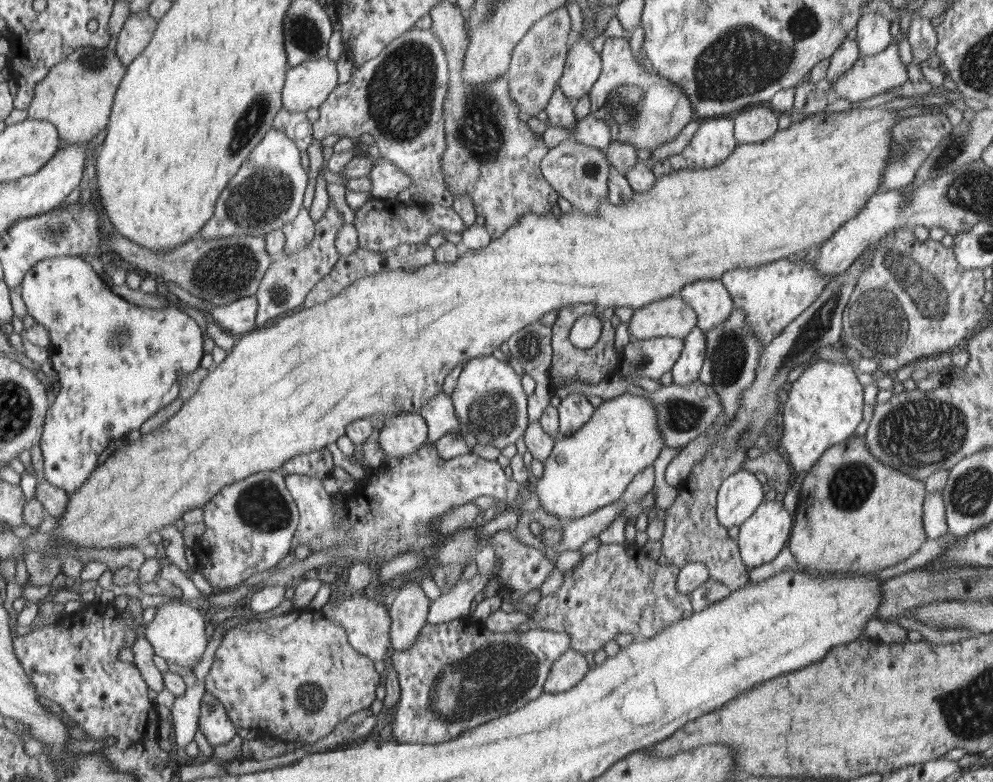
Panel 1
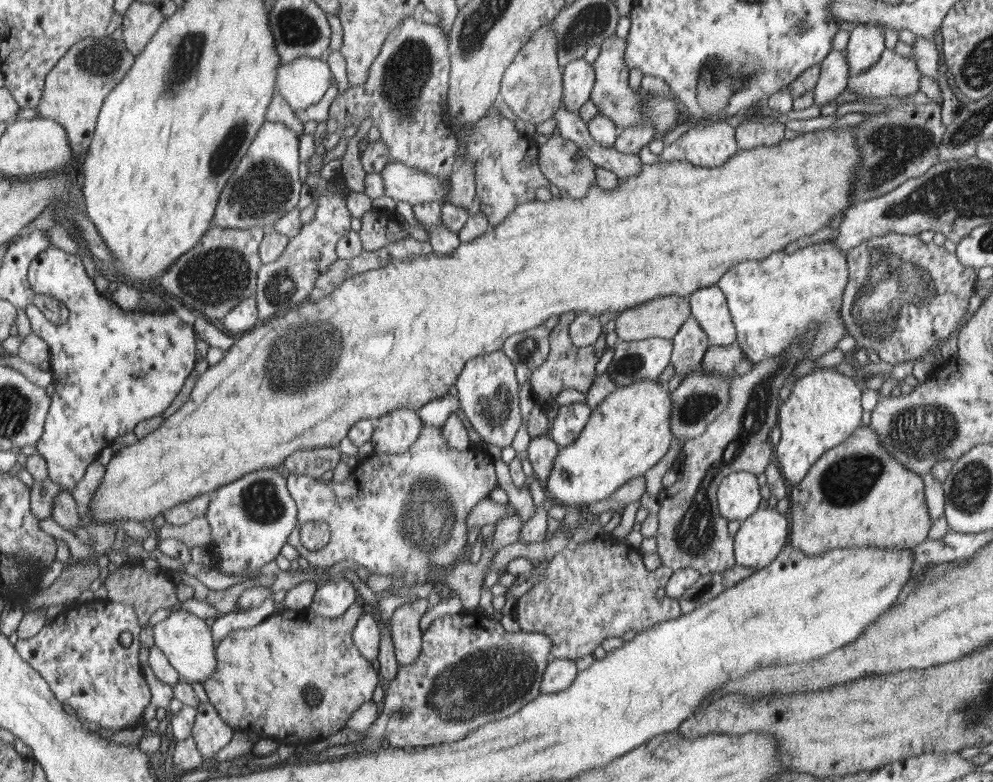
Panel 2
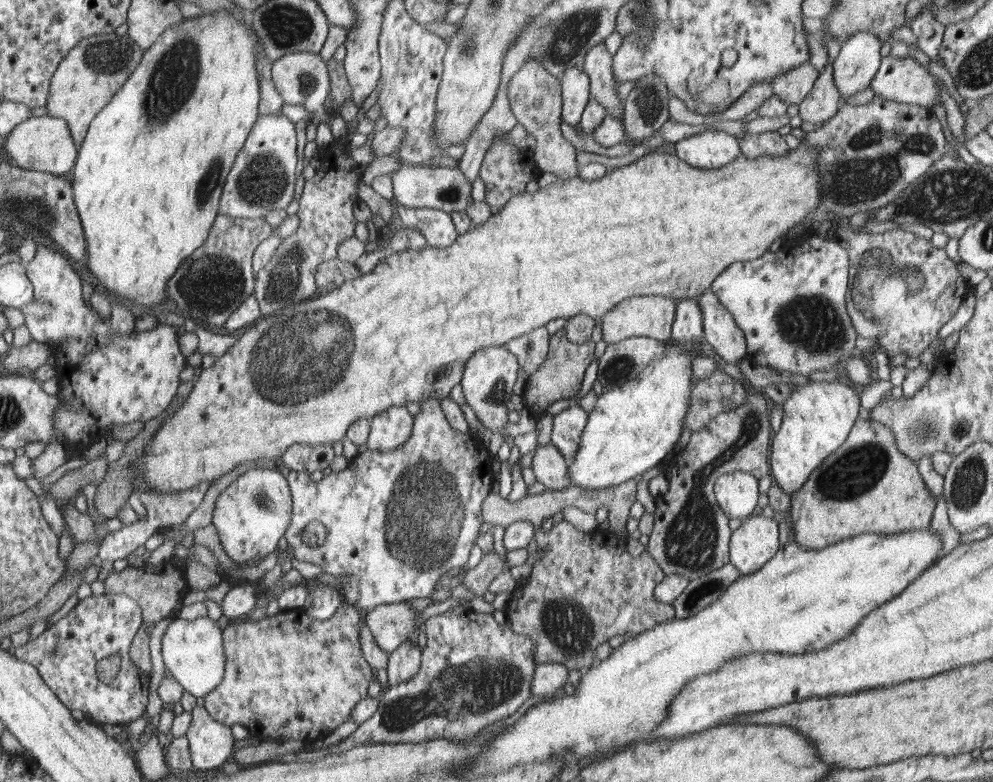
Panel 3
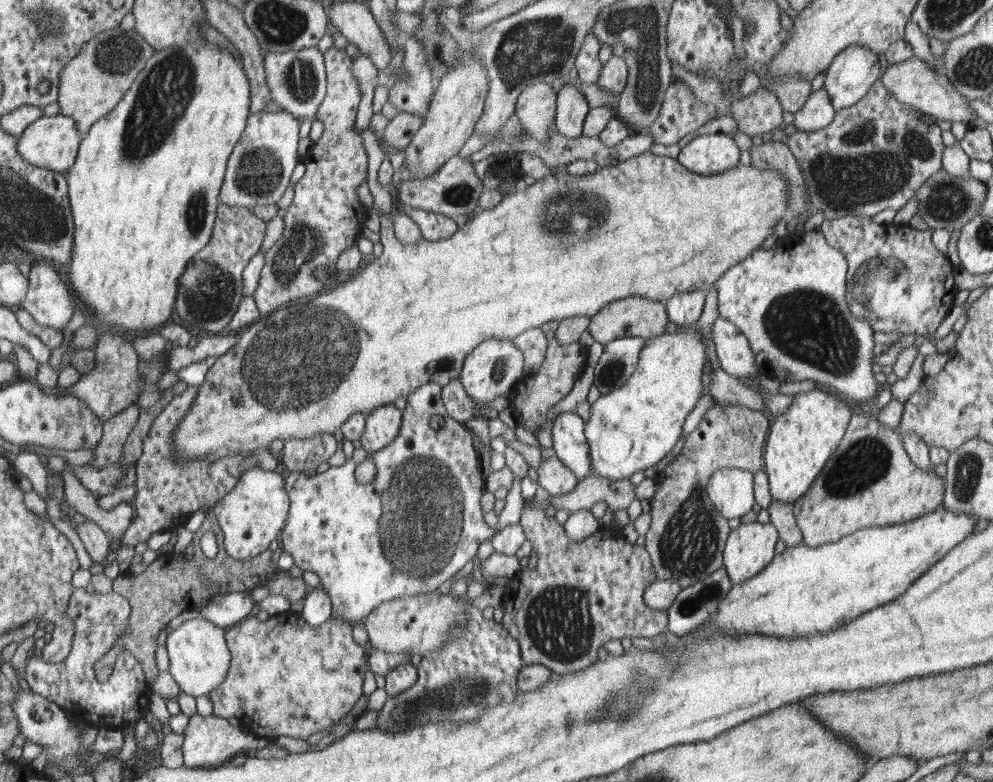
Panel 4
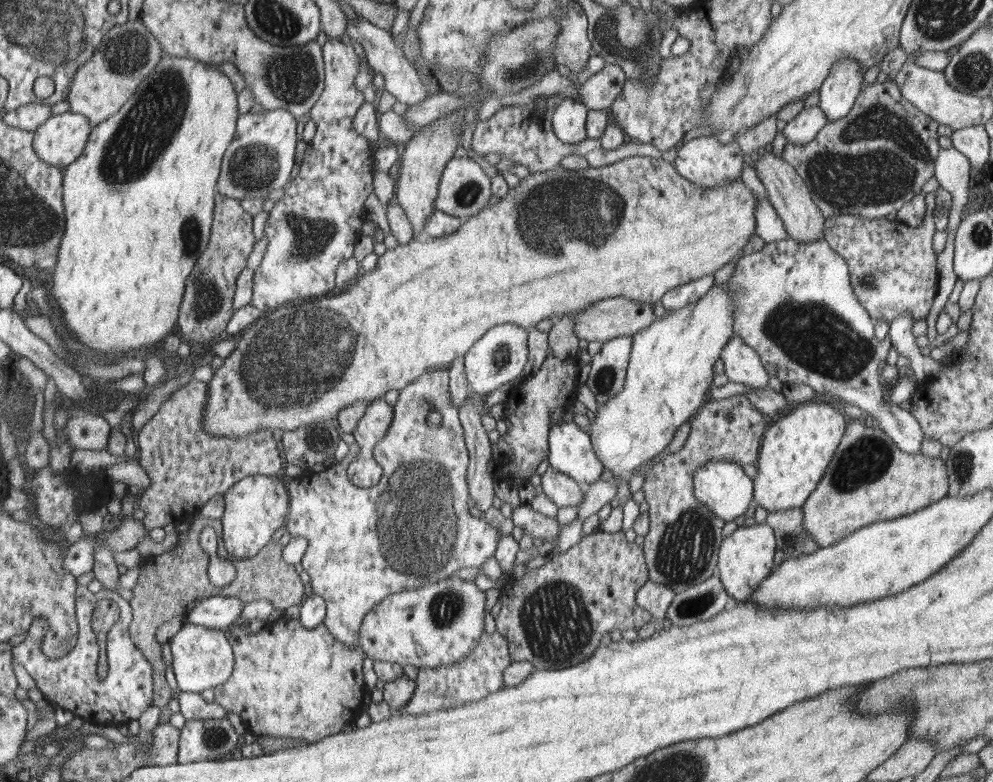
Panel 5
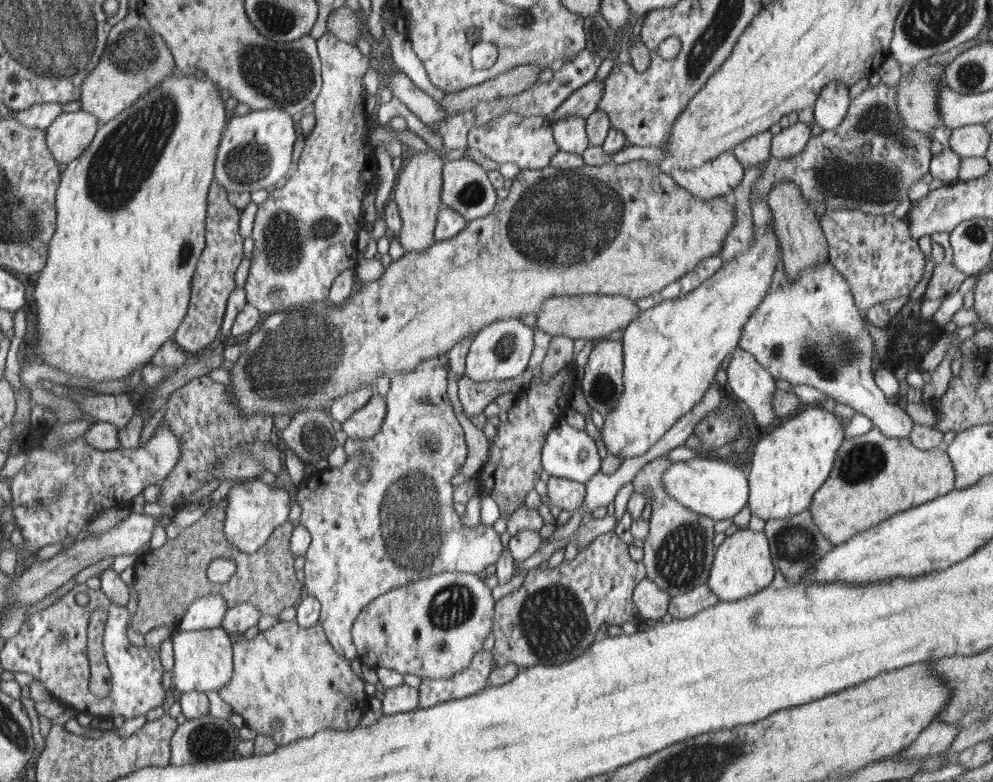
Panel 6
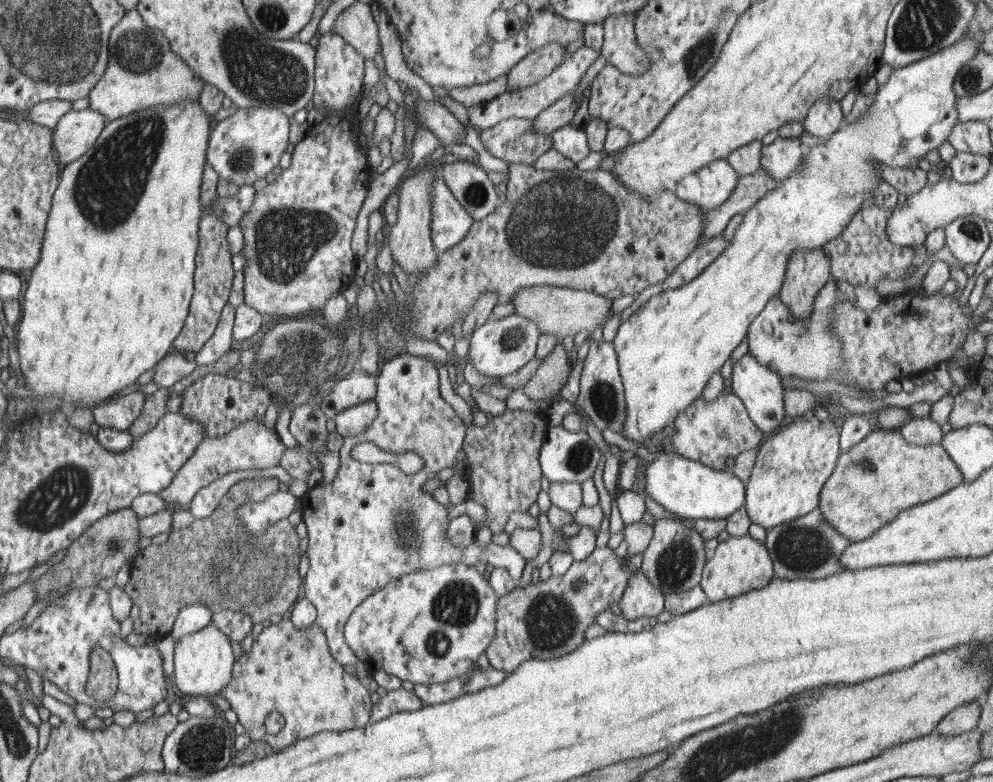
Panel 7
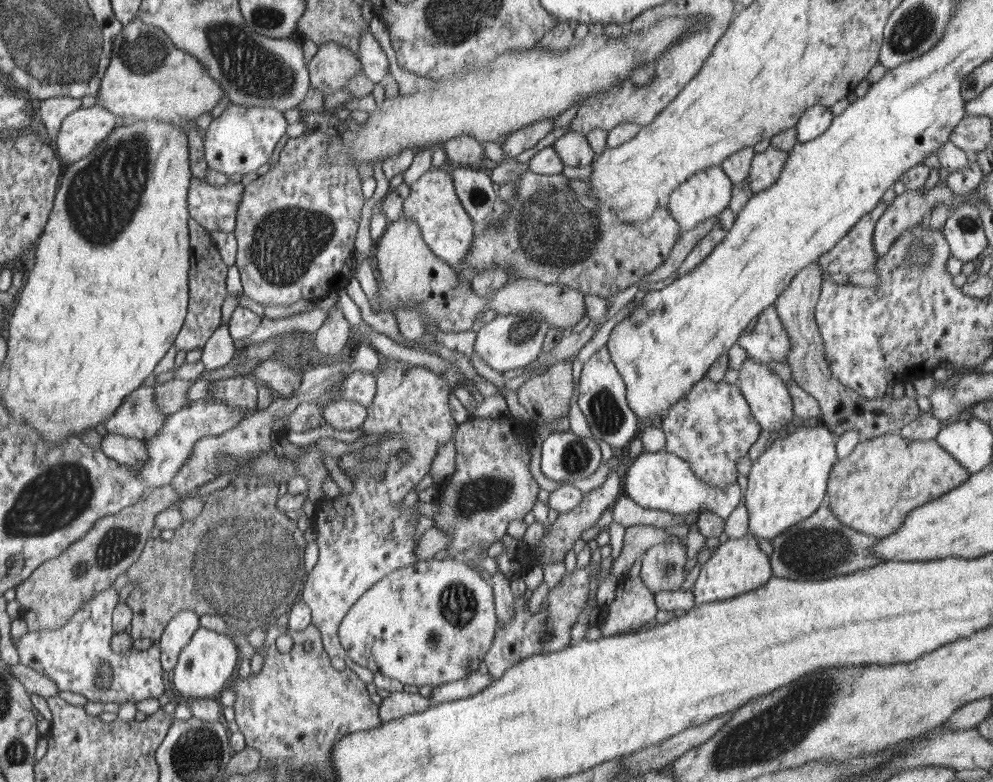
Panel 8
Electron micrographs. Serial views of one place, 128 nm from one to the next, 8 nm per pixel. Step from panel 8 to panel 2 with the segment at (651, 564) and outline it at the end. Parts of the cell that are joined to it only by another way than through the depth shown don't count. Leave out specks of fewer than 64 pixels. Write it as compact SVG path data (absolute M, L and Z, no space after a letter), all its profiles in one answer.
M810 322L804 348L800 348L800 342L794 340L790 348L780 356L766 358L754 364L752 371L746 375L736 376L731 382L724 412L699 437L686 440L683 451L672 466L677 470L676 482L657 495L659 523L655 536L658 543L656 553L662 565L673 571L694 568L701 575L719 573L734 567L732 536L716 500L717 490L730 473L746 471L758 474L764 472L770 464L772 444L768 442L768 436L778 418L778 390L782 389L786 376L802 362L804 353L810 351L818 329L820 322Z

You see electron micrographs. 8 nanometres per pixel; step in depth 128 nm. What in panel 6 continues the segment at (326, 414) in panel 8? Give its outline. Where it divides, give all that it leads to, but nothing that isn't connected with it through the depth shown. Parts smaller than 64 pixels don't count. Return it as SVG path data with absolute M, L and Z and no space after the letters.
M375 392L362 408L356 410L350 419L341 424L342 430L350 438L372 438L381 428L387 412L385 397Z

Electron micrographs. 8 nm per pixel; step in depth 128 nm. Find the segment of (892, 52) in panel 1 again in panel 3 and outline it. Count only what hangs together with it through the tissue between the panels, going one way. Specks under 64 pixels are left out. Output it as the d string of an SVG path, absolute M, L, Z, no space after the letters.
M890 54L881 57L881 64L870 82L870 88L875 95L897 103L918 104L918 106L924 106L928 109L938 102L943 103L940 98L940 82L930 74L926 66L918 64L914 58L894 57Z

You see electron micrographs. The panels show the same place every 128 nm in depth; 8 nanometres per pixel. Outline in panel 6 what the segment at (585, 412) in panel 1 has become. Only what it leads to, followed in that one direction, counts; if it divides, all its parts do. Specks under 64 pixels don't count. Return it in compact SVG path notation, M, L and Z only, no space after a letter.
M563 420L546 438L542 466L550 476L586 484L600 470L600 456L587 432L580 432Z

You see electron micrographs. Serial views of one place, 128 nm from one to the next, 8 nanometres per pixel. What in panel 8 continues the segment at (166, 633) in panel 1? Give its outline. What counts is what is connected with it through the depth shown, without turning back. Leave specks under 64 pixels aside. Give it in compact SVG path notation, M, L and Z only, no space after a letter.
M198 627L188 644L185 644L180 651L178 662L172 669L174 674L172 682L185 701L217 698L224 690L226 682L232 678L236 664L238 664L238 650L228 634Z

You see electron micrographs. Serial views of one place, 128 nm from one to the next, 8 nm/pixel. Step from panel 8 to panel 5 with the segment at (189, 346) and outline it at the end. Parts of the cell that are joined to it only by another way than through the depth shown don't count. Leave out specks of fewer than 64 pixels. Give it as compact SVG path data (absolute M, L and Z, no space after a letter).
M217 193L209 245L188 279L178 319L184 340L207 343L226 334L229 322L237 313L234 310L236 282L242 270L245 270L248 256L252 254L256 242L258 238L254 238L254 214L250 214L250 210L246 210L238 198Z

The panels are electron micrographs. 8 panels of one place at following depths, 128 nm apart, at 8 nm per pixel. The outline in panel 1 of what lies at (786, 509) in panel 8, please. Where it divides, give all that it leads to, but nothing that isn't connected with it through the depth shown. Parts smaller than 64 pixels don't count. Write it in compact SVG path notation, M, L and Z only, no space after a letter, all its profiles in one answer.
M816 361L804 374L796 380L787 392L788 400L782 407L782 437L774 445L779 452L786 452L788 460L794 468L795 477L799 473L809 471L814 463L831 446L844 442L855 434L856 427L863 420L864 386L856 378L855 366L834 364L832 361Z

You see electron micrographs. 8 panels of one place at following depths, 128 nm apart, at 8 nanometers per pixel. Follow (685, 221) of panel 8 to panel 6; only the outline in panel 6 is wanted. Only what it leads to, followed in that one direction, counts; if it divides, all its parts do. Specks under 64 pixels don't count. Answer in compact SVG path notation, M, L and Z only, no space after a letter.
M733 151L720 154L708 160L702 166L672 171L670 175L678 186L690 194L710 200L718 196L729 196L734 188L742 182L744 170Z

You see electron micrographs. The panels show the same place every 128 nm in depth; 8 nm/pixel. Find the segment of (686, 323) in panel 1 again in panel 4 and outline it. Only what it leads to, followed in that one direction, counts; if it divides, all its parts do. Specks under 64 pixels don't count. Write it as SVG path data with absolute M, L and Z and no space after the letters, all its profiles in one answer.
M627 297L620 301L610 302L594 317L590 318L590 325L588 325L587 330L596 342L605 345L619 338L640 337L649 339L658 337L666 332L668 322L669 316L665 310L664 302L641 297Z

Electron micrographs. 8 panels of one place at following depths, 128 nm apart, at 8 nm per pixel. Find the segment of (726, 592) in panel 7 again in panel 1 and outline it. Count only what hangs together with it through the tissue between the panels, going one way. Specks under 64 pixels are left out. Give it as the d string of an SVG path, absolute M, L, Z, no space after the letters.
M771 495L753 517L739 526L742 562L750 569L772 562L789 542L790 530L792 514Z

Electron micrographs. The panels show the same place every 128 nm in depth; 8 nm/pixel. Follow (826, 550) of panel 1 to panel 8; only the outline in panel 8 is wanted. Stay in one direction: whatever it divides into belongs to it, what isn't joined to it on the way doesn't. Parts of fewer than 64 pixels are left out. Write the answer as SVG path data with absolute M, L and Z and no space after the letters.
M884 433L861 439L850 455L834 463L825 504L844 525L880 539L894 534L906 521L908 512L960 486L969 475L936 439L916 441L902 438L900 433Z

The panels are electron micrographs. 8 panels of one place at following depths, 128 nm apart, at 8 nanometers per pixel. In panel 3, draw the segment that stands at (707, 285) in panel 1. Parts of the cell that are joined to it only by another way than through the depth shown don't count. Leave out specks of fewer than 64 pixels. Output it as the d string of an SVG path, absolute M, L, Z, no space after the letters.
M710 290L698 297L698 303L703 310L706 342L722 360L738 365L747 357L748 342L744 331Z

